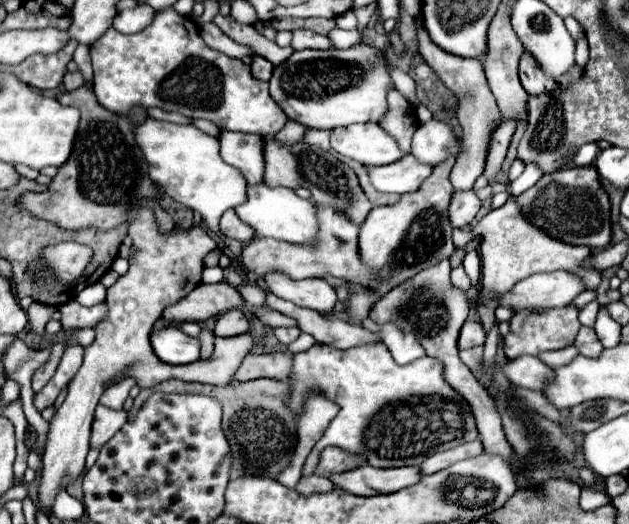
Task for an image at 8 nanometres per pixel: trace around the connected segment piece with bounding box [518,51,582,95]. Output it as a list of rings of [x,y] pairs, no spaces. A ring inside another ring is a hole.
[[[524,51],[520,57],[520,83],[522,87],[530,93],[530,95],[540,95],[540,93],[548,93],[554,91],[558,87],[566,87],[566,83],[576,81],[582,75],[582,67],[574,65],[570,71],[566,71],[560,77],[550,77],[544,73],[544,69],[538,65],[538,61]]]

